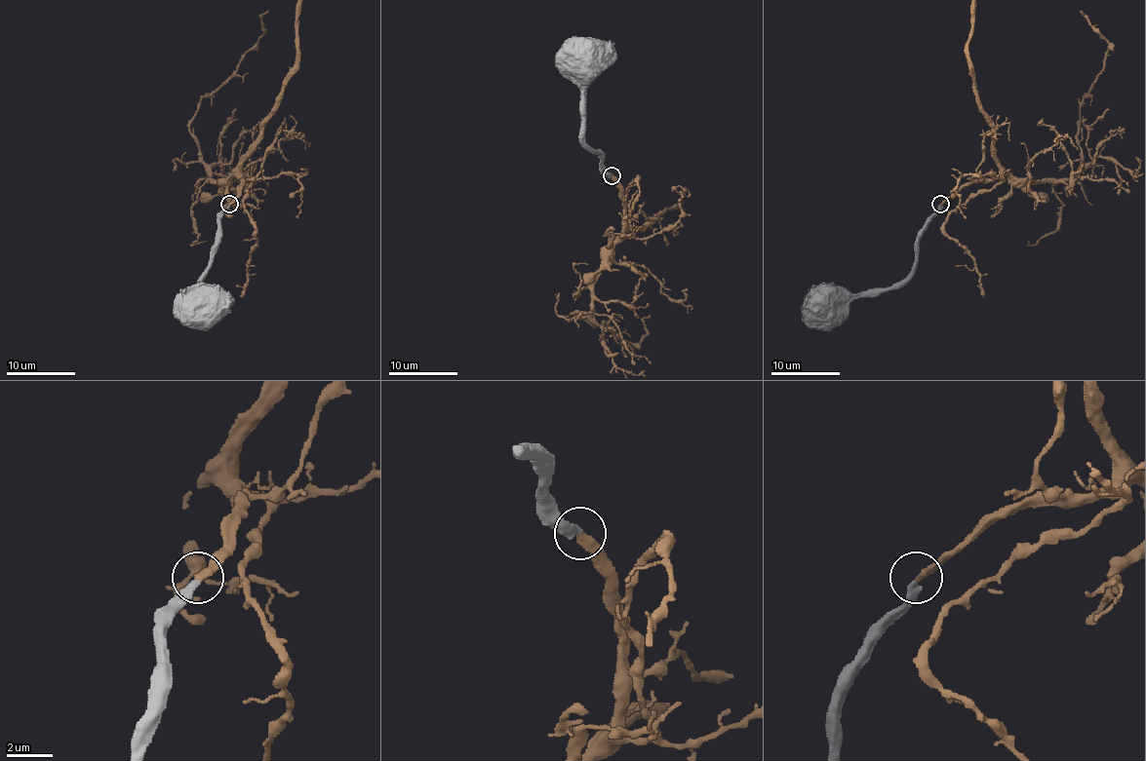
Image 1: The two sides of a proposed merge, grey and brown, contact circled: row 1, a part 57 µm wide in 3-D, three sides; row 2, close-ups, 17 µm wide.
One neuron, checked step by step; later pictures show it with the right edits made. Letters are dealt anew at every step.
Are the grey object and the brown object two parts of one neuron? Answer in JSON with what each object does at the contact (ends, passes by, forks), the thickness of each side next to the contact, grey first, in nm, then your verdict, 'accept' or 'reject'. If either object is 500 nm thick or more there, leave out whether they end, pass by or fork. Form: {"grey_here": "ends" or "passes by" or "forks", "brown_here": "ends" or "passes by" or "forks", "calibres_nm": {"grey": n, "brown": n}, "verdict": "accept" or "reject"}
{"grey_here": "ends", "brown_here": "ends", "calibres_nm": {"grey": 360, "brown": 320}, "verdict": "accept"}

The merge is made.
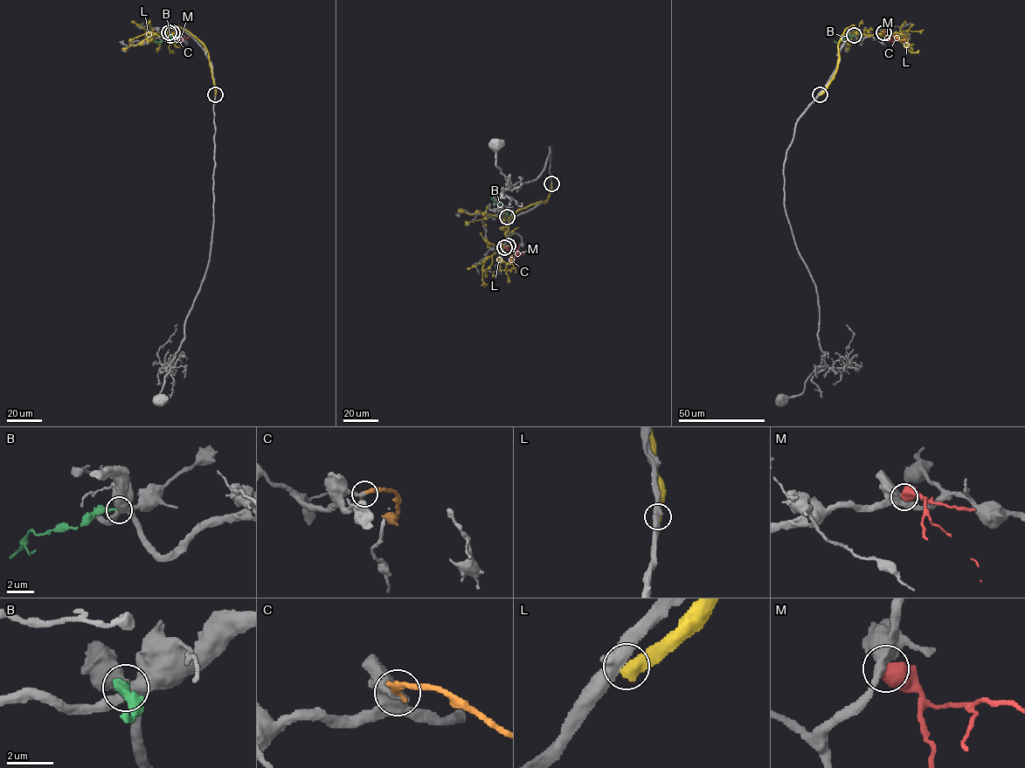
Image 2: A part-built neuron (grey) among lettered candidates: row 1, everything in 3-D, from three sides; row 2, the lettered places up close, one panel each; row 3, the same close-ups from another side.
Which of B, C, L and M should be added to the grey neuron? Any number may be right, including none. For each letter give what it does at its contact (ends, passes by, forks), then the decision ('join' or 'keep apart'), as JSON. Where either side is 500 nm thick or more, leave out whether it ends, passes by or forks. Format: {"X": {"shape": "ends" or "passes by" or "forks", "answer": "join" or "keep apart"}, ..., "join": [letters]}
{"B": {"shape": "ends", "answer": "keep apart"}, "C": {"shape": "ends", "answer": "join"}, "L": {"answer": "keep apart"}, "M": {"answer": "keep apart"}, "join": ["C"]}

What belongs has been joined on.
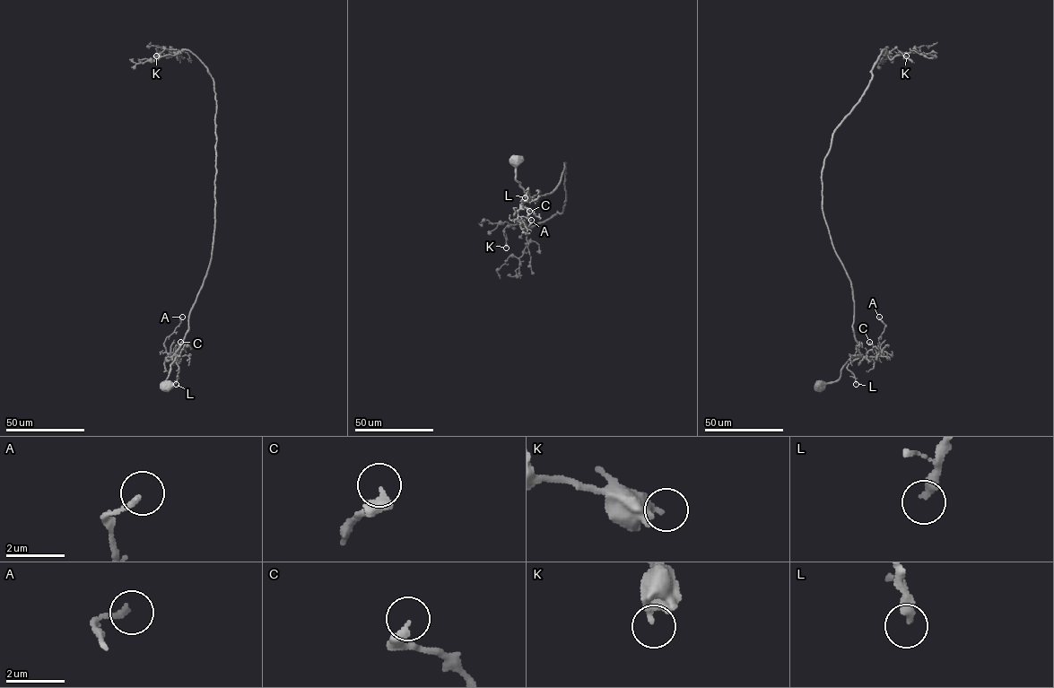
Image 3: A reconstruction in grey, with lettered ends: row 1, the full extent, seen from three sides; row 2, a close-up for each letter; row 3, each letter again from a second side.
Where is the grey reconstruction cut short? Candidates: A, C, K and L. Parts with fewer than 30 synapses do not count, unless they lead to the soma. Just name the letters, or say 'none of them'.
none of them

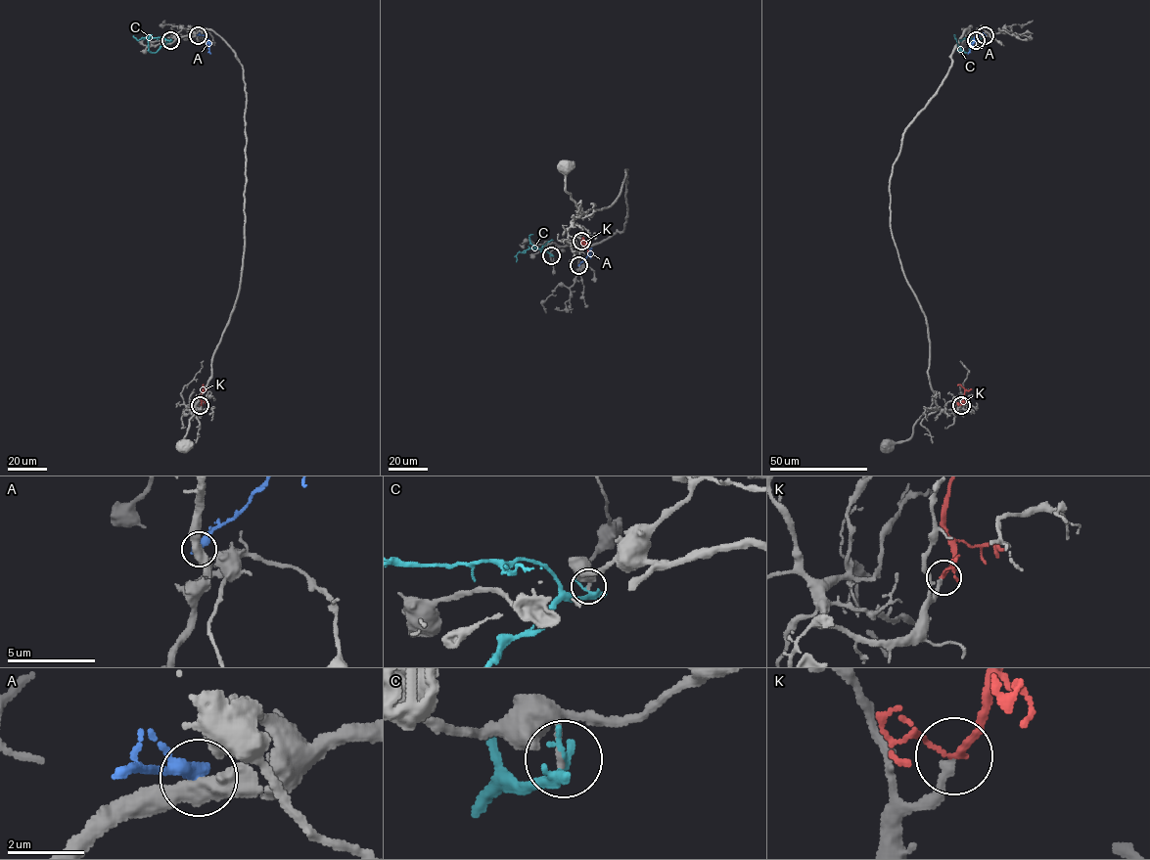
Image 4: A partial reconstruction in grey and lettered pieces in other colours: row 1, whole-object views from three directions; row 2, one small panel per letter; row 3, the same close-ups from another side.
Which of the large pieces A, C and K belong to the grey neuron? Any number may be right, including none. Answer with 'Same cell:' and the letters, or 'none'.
Same cell: K

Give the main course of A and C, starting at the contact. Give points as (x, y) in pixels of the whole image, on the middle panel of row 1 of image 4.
A: (578, 265), (591, 248)
C: (551, 255), (531, 245), (528, 237), (532, 234)

